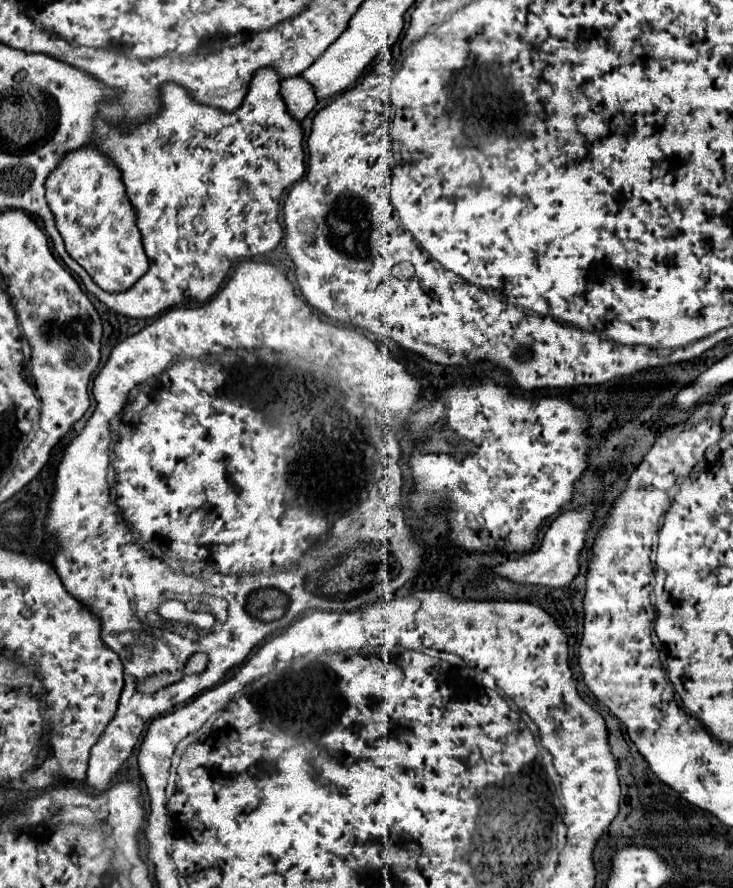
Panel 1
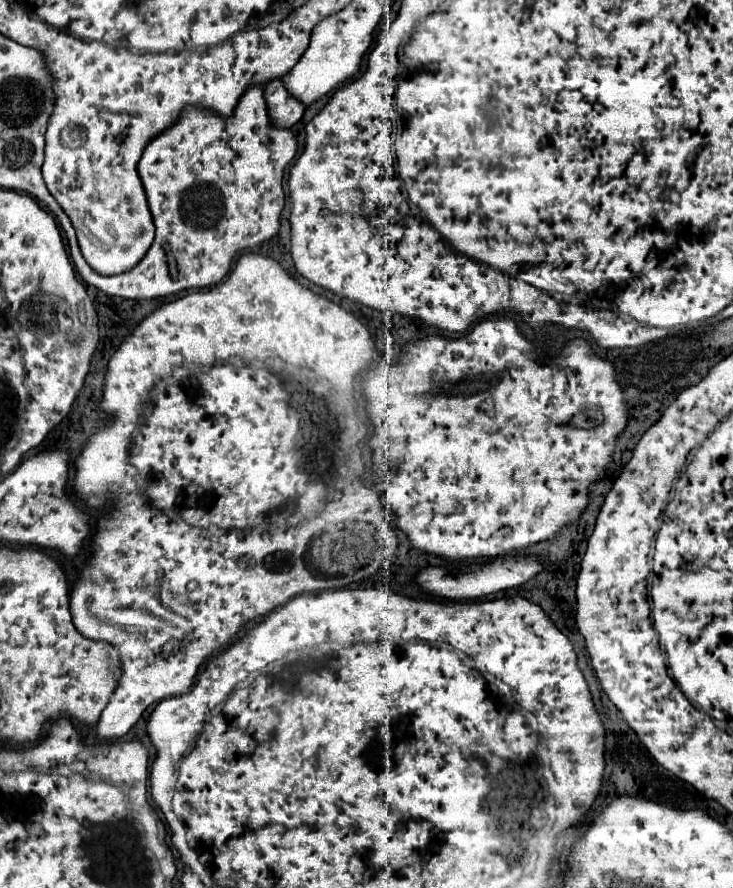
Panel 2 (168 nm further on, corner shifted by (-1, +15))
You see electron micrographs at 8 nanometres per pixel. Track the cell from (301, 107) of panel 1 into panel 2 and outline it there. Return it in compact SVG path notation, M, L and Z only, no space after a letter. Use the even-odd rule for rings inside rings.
M282 79L270 81L266 85L266 103L268 103L270 117L280 127L292 127L294 123L298 123L300 117L304 115L304 109L306 109L302 101L296 101L296 97L292 97L288 93Z

